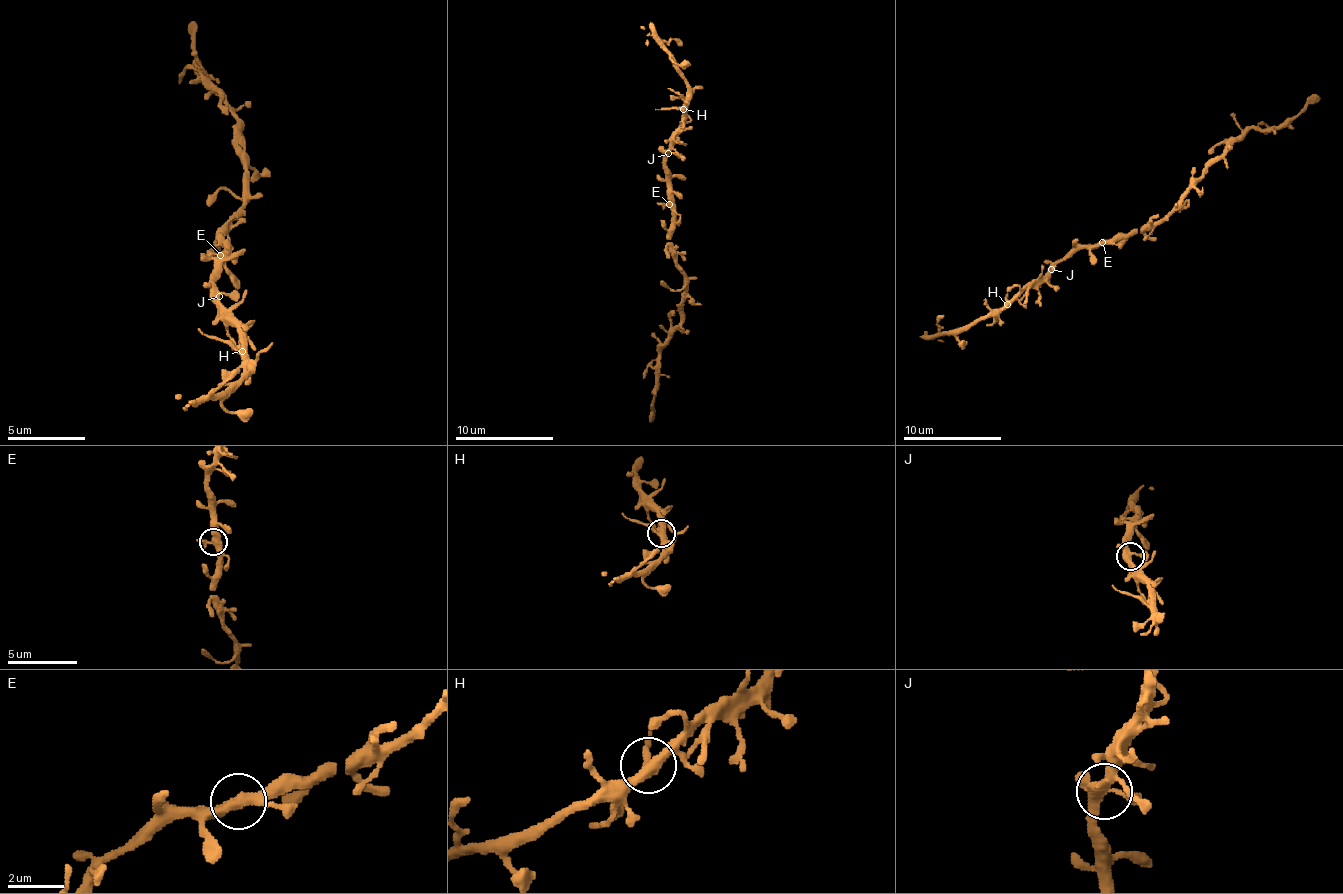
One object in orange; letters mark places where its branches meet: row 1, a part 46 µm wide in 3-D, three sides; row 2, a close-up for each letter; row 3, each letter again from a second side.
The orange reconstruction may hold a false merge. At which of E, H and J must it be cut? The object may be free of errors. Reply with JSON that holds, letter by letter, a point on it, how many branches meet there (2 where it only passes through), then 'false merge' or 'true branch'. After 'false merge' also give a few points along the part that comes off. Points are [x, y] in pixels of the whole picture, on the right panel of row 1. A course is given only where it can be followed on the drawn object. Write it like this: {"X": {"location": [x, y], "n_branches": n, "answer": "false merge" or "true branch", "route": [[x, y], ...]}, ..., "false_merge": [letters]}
{"E": {"location": [1102, 242], "n_branches": 3, "answer": "true branch"}, "H": {"location": [1007, 304], "n_branches": 3, "answer": "true branch"}, "J": {"location": [1051, 269], "n_branches": 4, "answer": "true branch"}, "false_merge": []}

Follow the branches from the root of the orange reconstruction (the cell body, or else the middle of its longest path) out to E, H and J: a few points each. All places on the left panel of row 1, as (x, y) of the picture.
E: (223, 242), (219, 254)
H: (223, 242), (223, 265), (215, 273), (215, 296), (238, 327), (242, 351)
J: (223, 242), (223, 265), (215, 273), (215, 292), (219, 296)

